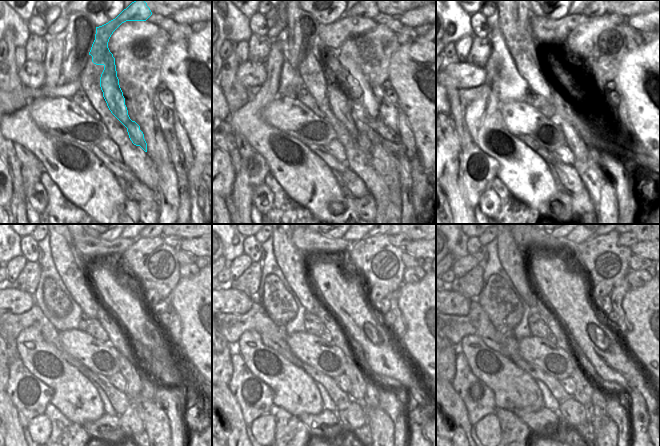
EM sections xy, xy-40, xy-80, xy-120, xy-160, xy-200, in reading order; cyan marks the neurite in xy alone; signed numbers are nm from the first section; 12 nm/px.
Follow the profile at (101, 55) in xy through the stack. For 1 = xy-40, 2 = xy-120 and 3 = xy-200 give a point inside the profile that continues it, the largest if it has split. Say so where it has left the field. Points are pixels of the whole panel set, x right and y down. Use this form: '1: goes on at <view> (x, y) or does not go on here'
1: goes on at xy-40 (338, 98)
2: goes on at xy-120 (147, 391)
3: goes on at xy-200 (597, 415)

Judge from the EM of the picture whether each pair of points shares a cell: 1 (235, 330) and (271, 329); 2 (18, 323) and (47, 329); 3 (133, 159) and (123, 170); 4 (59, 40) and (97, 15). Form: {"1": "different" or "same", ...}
{"1": "same", "2": "same", "3": "different", "4": "different"}

